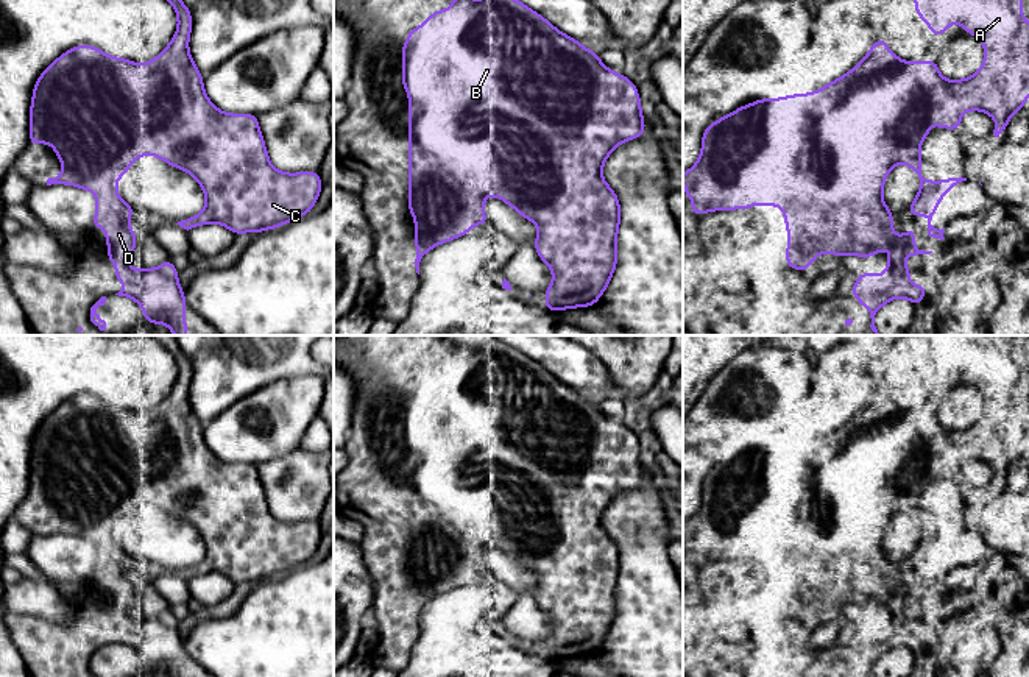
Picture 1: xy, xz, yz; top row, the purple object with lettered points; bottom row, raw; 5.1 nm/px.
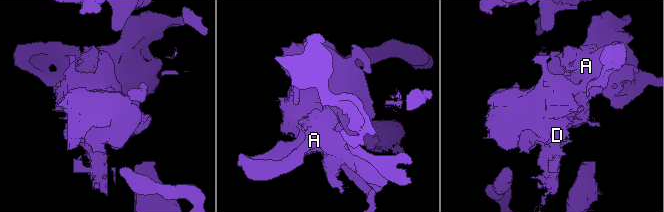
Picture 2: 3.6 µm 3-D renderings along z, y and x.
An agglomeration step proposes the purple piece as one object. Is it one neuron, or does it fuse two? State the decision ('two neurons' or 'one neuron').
two neurons

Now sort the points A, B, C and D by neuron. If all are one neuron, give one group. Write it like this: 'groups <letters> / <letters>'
groups A B C / D

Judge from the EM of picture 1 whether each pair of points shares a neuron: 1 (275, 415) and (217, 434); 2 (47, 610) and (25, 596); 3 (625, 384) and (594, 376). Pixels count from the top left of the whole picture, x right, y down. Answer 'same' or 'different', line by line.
1: same
2: same
3: different

